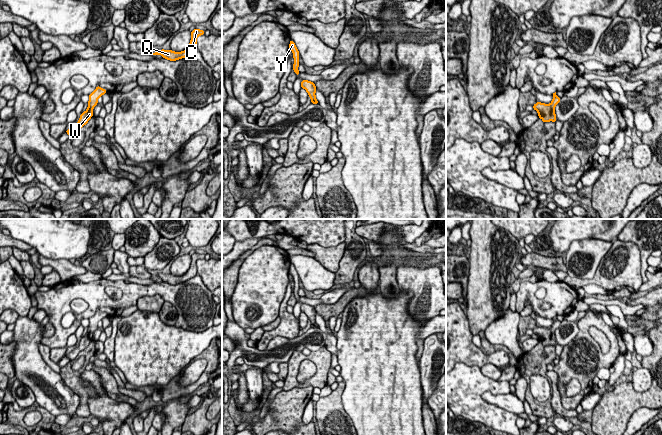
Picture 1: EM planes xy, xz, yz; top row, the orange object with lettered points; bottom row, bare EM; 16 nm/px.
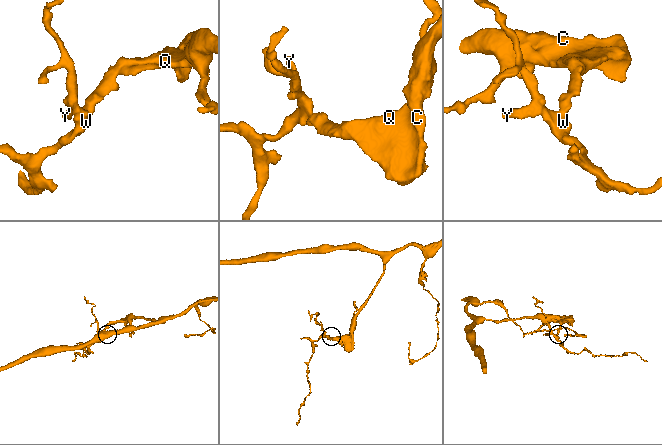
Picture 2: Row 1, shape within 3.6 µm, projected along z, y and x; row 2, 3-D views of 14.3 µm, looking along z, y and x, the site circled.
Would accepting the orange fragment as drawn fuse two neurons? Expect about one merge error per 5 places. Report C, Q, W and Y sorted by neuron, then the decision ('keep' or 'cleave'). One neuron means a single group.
groups C Q W Y; keep

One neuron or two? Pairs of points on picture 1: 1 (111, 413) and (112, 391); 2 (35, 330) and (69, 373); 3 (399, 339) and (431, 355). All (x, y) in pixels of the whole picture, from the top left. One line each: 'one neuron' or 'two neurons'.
1: two neurons
2: two neurons
3: two neurons

